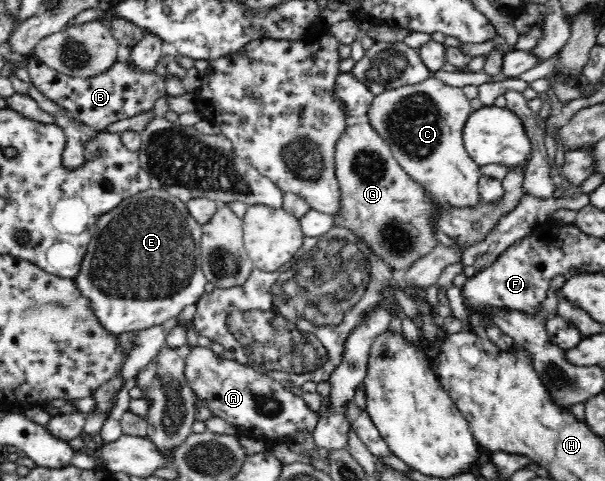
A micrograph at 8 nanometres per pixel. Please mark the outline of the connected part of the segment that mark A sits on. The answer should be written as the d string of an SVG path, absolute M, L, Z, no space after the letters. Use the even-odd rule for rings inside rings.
M189 346L189 353L185 360L184 375L188 379L188 385L200 399L213 416L222 419L227 424L224 434L236 436L242 444L242 438L262 440L264 446L266 438L275 439L279 437L289 438L292 433L302 429L313 430L317 421L317 413L310 409L311 403L302 401L301 397L294 396L284 385L269 377L269 373L262 371L255 365L243 365L240 361L230 360L224 355L218 355L206 346Z

